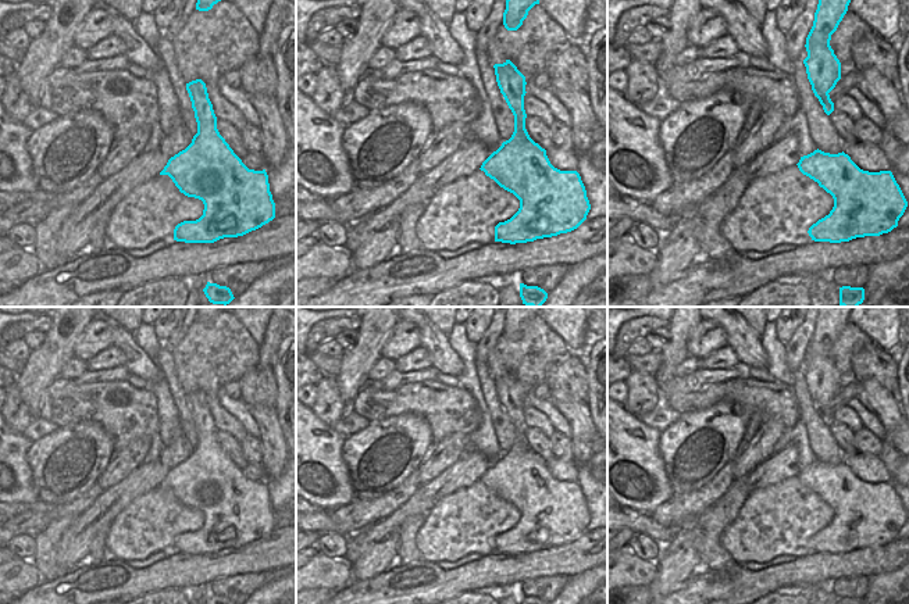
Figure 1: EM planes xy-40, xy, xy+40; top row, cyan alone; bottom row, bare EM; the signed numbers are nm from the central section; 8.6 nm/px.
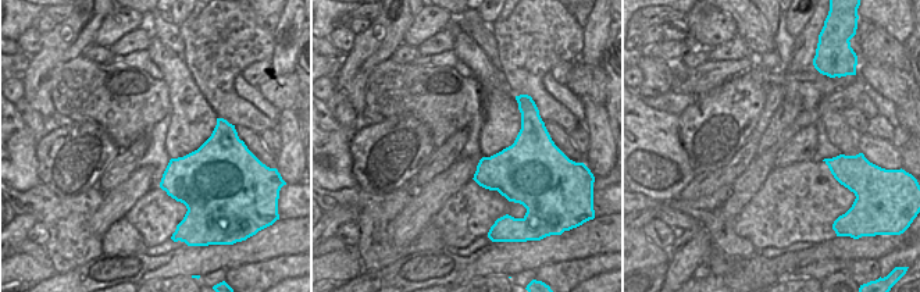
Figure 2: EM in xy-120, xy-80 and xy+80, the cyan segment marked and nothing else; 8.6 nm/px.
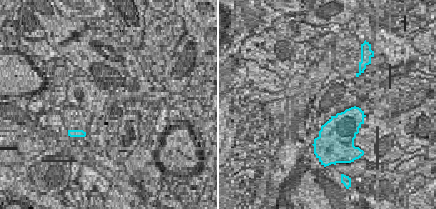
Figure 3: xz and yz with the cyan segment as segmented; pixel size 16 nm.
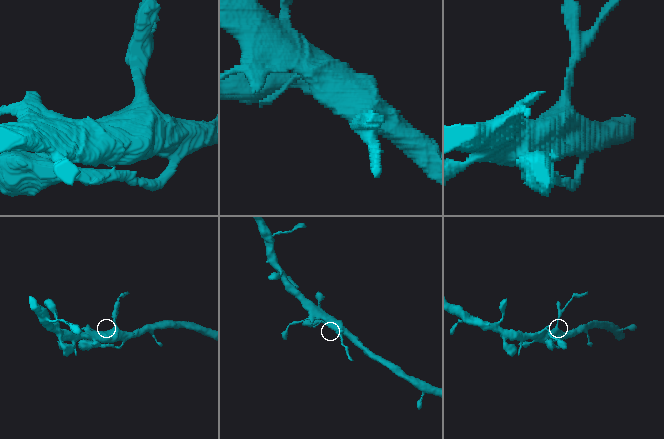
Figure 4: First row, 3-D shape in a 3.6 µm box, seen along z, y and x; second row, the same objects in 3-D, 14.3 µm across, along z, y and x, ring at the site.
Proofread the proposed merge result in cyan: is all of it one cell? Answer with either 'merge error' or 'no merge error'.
merge error

